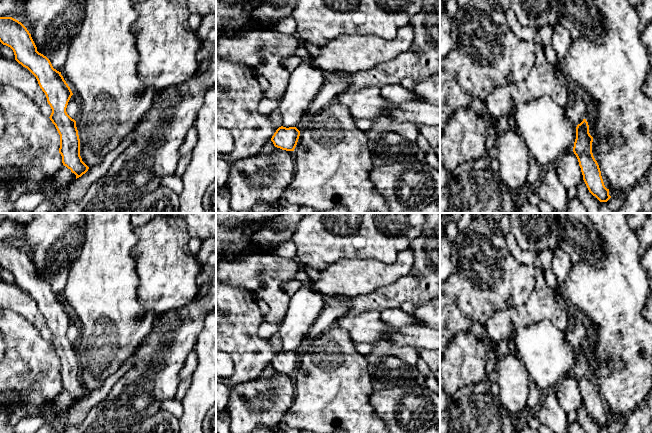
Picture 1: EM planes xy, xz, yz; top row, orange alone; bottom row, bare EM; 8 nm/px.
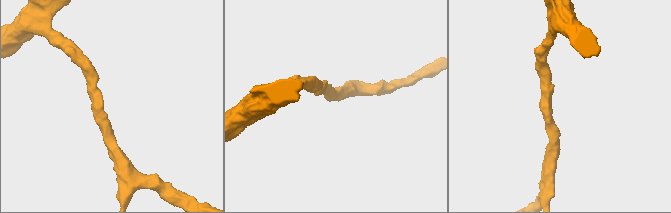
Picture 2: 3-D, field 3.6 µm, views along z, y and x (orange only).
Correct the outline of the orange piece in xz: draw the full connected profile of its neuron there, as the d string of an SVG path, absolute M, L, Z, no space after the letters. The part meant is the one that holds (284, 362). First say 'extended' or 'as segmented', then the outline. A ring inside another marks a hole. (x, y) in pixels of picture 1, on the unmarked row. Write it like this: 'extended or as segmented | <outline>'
as segmented | M279 351L271 362L274 370L286 375L294 375L300 355L296 351Z

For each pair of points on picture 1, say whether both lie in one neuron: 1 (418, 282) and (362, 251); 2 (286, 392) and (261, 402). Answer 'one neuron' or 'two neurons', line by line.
1: two neurons
2: one neuron

